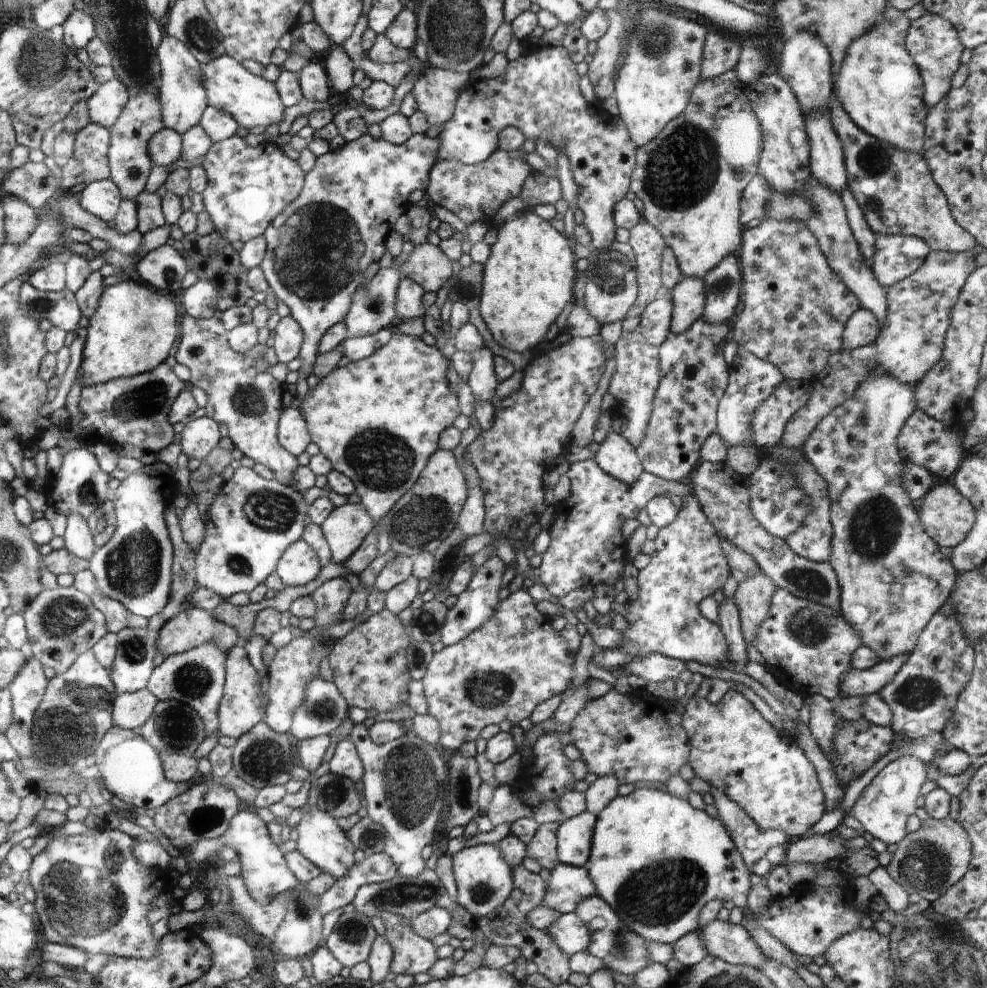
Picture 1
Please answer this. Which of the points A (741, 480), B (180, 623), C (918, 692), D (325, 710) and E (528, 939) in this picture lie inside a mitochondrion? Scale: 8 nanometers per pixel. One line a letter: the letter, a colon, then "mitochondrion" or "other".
A: other
B: other
C: mitochondrion
D: mitochondrion
E: other

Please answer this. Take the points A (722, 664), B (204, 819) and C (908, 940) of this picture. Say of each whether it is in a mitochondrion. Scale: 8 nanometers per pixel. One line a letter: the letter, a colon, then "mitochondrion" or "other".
A: other
B: mitochondrion
C: mitochondrion

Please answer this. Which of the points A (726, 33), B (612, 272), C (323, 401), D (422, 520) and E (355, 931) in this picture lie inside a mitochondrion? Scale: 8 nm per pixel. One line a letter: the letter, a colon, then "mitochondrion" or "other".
A: other
B: mitochondrion
C: other
D: mitochondrion
E: mitochondrion

